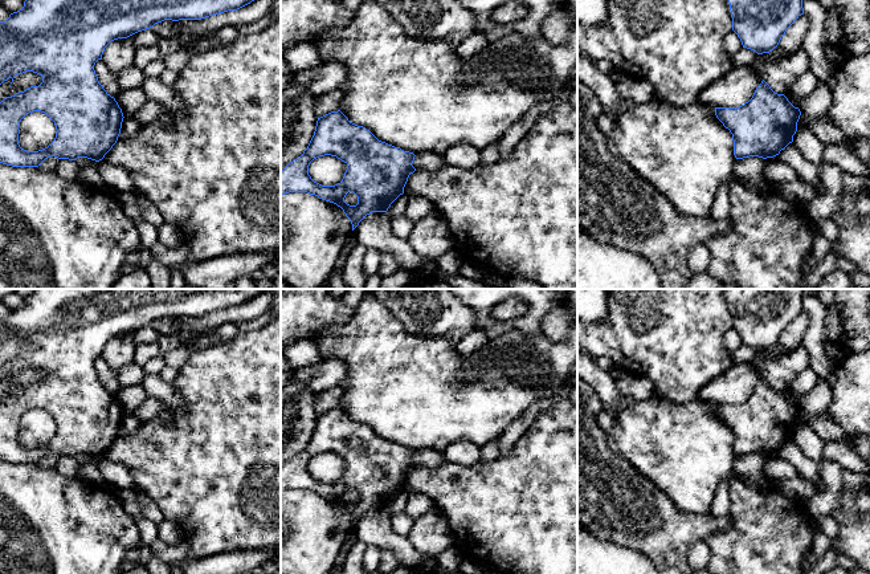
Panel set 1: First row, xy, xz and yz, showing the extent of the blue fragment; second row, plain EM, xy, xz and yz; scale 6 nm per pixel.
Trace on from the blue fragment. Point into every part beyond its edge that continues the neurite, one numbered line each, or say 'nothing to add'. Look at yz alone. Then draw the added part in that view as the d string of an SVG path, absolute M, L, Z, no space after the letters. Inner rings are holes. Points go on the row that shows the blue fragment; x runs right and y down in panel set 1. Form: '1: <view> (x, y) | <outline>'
nothing to add

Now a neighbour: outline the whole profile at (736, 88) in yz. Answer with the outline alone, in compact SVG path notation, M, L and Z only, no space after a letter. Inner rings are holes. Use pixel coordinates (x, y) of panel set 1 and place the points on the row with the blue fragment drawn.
M752 64L744 65L714 81L699 93L697 99L714 107L739 107L752 98L761 81L763 77Z

